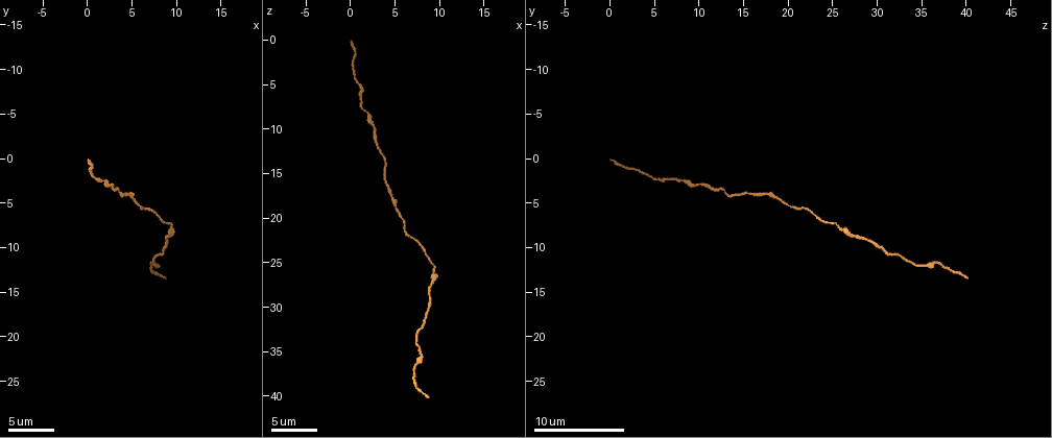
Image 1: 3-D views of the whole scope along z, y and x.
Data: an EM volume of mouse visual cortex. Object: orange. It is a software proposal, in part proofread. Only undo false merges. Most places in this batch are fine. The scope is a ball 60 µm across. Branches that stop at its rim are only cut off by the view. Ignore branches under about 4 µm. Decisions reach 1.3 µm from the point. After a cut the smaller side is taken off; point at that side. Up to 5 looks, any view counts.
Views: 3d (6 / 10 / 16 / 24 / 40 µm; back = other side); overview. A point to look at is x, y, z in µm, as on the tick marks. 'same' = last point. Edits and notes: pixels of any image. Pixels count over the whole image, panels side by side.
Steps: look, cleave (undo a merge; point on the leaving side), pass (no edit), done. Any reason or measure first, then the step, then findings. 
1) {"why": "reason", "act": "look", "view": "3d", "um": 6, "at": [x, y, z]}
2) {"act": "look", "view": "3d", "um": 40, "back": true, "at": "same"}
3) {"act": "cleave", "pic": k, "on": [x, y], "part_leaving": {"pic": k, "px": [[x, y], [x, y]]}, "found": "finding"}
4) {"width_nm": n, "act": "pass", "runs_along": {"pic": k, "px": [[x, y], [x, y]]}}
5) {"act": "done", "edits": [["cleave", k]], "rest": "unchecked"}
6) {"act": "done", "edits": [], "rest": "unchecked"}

{"why": "calibre changes", "act": "look", "view": "3d", "um": 6, "at": [1.6, 2.8, 8.0]}

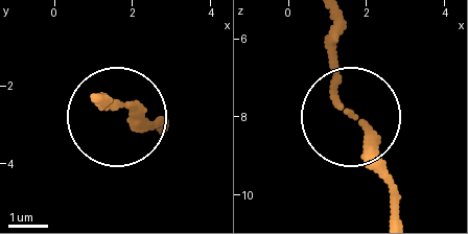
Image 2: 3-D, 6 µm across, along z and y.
{"act": "pass", "runs_along": {"pic": 2, "px": [[393, 214], [387, 164], [333, 84], [333, 27]]}, "found": "one neuron here"}

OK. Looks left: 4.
{"why": "calibre changes", "act": "look", "view": "3d", "um": 10, "at": [8.0, 11.8, 35.0]}

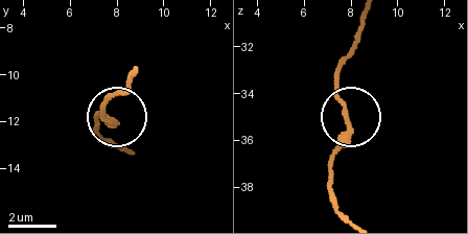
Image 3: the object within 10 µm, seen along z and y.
{"act": "look", "view": "3d", "um": 6, "at": [7.7, 12.0, 34.9]}

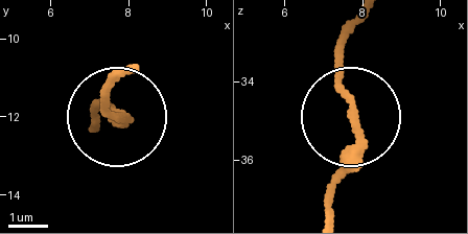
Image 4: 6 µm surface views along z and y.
{"width_nm": 180, "act": "pass", "runs_along": {"pic": 4, "px": [[361, 23], [345, 53], [355, 154], [334, 200]]}, "found": "all the same neuron"}

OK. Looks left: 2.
{"why": "sudden change in width", "act": "look", "view": "3d", "um": 6, "at": [9.2, 8.6, 27.6]}

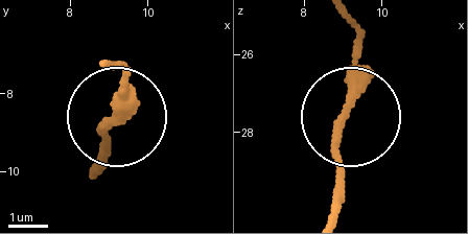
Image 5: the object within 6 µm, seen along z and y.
{"width_nm": 240, "act": "pass", "runs_along": {"pic": 5, "px": [[346, 19], [356, 89], [336, 148], [336, 205]]}, "found": "all the same neuron"}

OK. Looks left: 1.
{"act": "done", "edits": [], "rest": "unchecked"}

